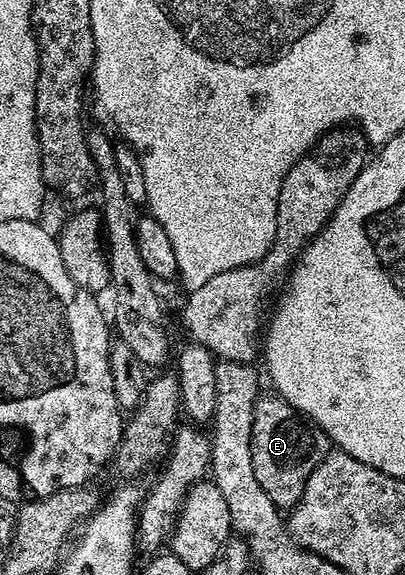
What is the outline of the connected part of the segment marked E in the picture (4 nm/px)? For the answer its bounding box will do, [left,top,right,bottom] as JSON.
[252,395,330,507]

